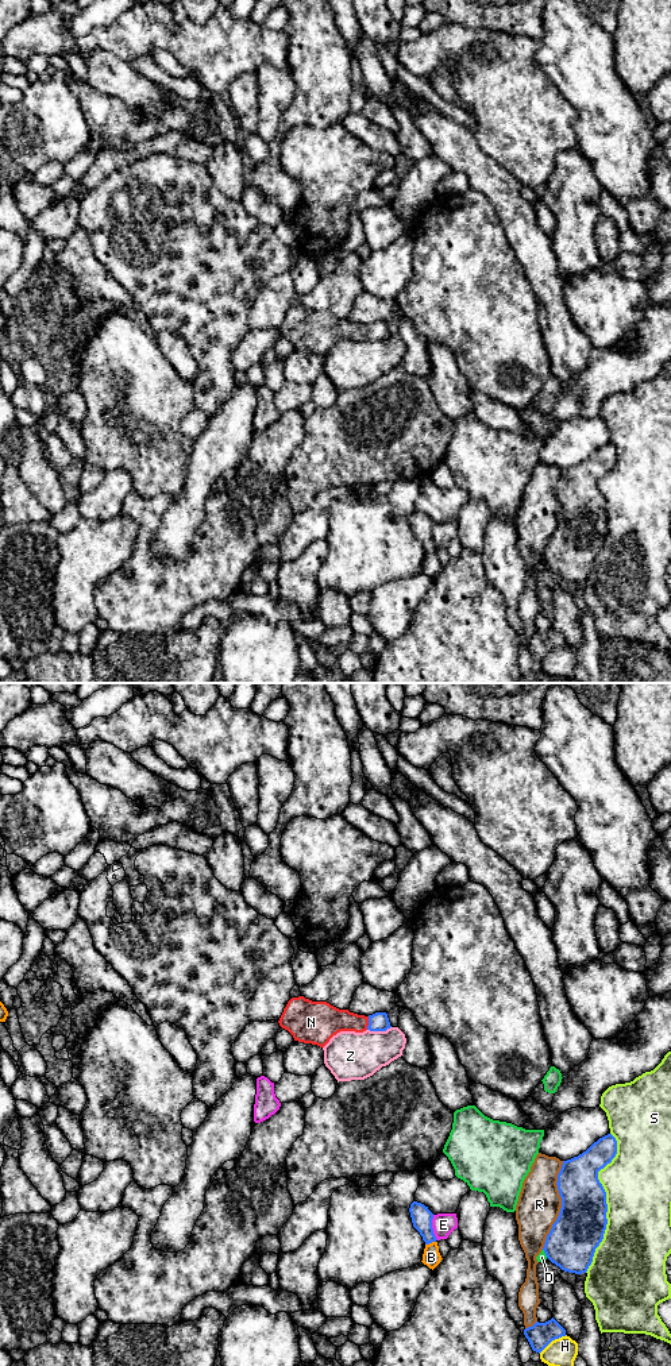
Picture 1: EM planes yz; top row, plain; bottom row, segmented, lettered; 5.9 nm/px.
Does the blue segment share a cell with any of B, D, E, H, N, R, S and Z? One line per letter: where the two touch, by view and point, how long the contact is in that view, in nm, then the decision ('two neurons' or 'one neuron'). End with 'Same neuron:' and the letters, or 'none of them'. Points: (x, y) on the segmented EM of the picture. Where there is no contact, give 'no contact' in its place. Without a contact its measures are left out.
B: yz (430, 1242) | 70 nm | two neurons
D: yz (544, 1251) | 60 nm | two neurons
E: yz (431, 1227) | 160 nm | two neurons
H: yz (552, 1339) | 200 nm | two neurons
N: yz (369, 1023) | 80 nm | one neuron
R: yz (562, 1206) | 550 nm | two neurons
S: yz (605, 1201) | 850 nm | two neurons
Z: yz (378, 1030) | 150 nm | two neurons
Same neuron: N

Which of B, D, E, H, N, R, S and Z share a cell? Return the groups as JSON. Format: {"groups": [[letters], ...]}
{"groups": [["B"], ["D"], ["E"], ["H"], ["N"], ["R"], ["S"], ["Z"]]}

